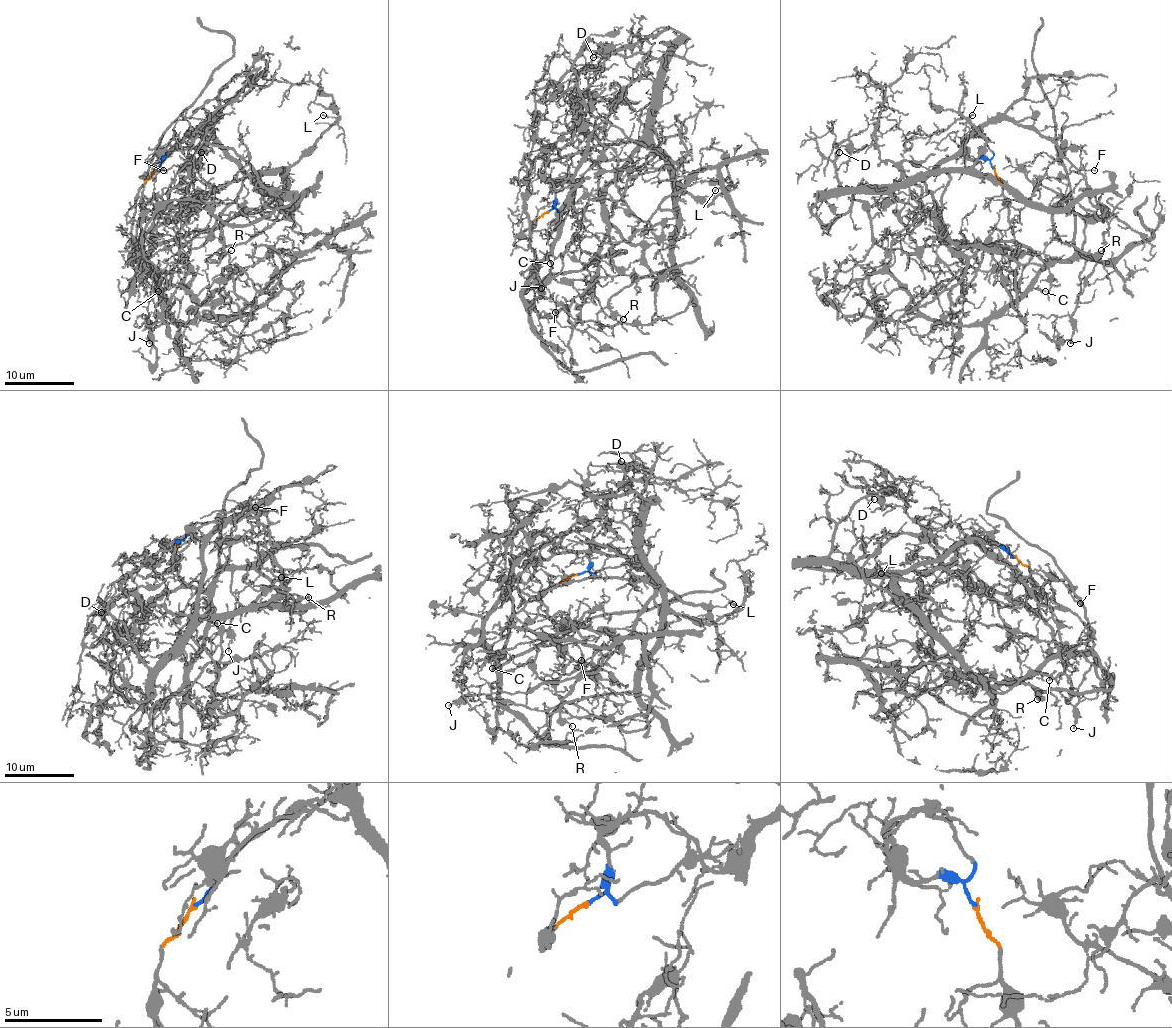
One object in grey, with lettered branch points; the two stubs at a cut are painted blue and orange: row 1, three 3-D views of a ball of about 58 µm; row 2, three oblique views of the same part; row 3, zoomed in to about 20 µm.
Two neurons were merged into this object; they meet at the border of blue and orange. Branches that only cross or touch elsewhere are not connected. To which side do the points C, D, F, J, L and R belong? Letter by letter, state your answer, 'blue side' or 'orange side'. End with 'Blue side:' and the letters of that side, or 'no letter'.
C: orange side
D: blue side
F: orange side
J: orange side
L: blue side
R: blue side
Blue side: D, L, R

